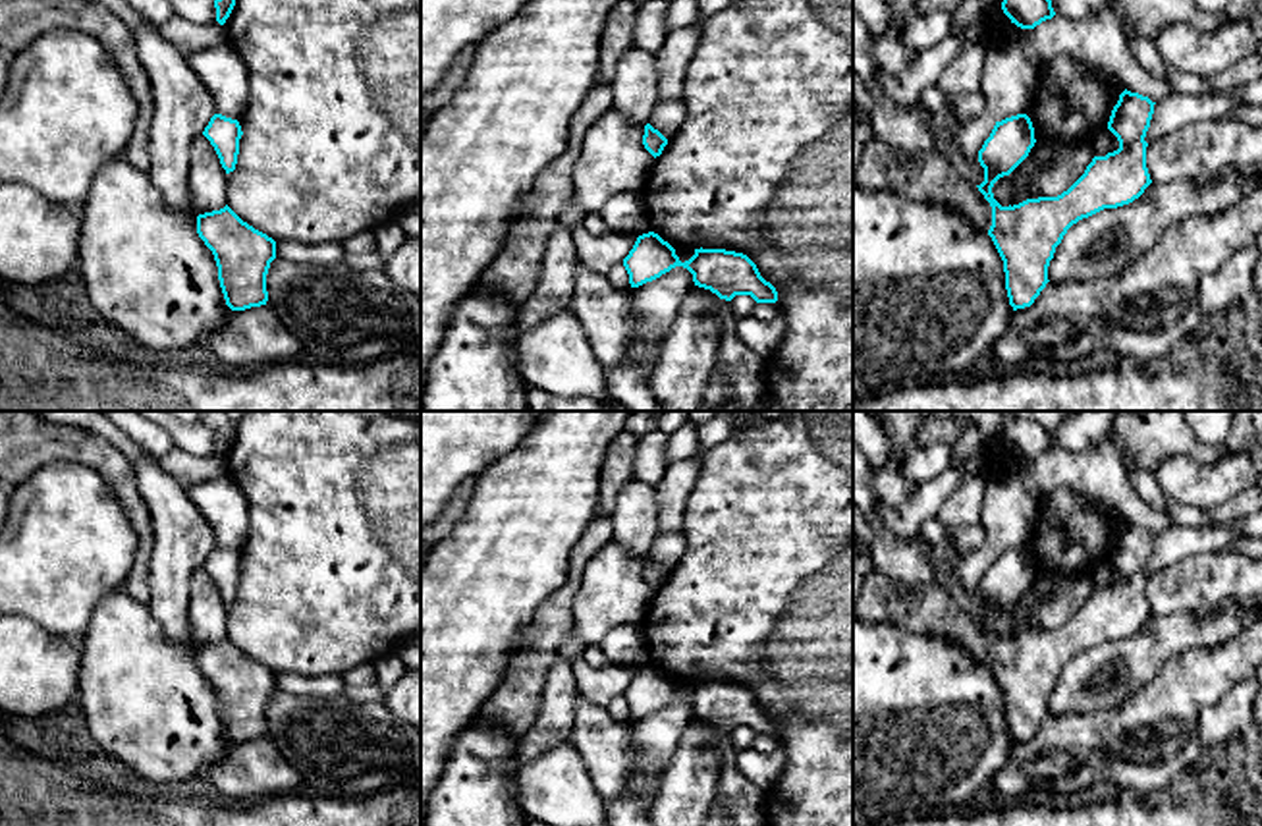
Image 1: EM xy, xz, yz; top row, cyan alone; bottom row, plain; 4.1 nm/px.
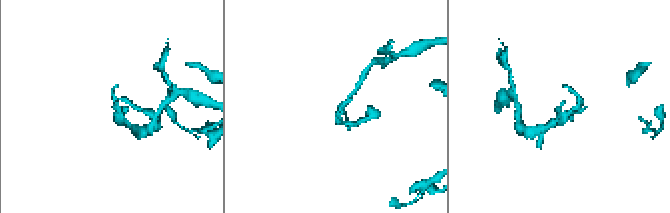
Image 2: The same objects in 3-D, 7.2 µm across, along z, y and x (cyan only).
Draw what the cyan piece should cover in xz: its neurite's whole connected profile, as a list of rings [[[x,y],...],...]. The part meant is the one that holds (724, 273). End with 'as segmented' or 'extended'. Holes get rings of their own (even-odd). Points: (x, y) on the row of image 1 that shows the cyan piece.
[[[648,232],[637,237],[633,249],[623,259],[631,288],[660,278],[675,266],[693,274],[699,288],[710,289],[720,299],[731,301],[735,295],[751,295],[756,303],[776,303],[778,291],[766,282],[756,264],[743,253],[726,249],[695,249],[695,255],[681,262],[675,249],[658,234]]] | as segmented

